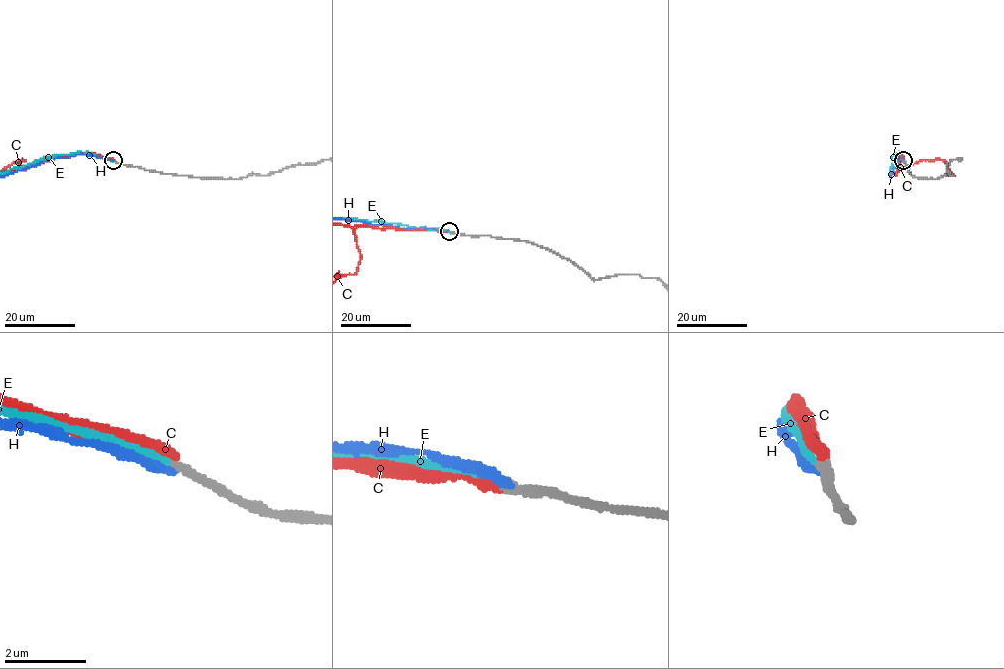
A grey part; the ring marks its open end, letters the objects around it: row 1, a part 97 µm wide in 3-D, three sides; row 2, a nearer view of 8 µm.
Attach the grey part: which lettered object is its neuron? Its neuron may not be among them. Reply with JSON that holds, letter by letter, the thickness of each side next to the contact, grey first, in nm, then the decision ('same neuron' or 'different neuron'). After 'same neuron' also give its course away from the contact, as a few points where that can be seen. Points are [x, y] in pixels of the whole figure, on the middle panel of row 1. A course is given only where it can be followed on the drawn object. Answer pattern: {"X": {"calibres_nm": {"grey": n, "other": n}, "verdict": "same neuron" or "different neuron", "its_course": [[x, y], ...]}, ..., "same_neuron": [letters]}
{"C": {"calibres_nm": {"grey": 240, "other": 320}, "verdict": "different neuron"}, "E": {"calibres_nm": {"grey": 200, "other": 180}, "verdict": "same neuron"}, "H": {"calibres_nm": {"grey": 240, "other": 240}, "verdict": "different neuron"}, "same_neuron": ["E"]}

